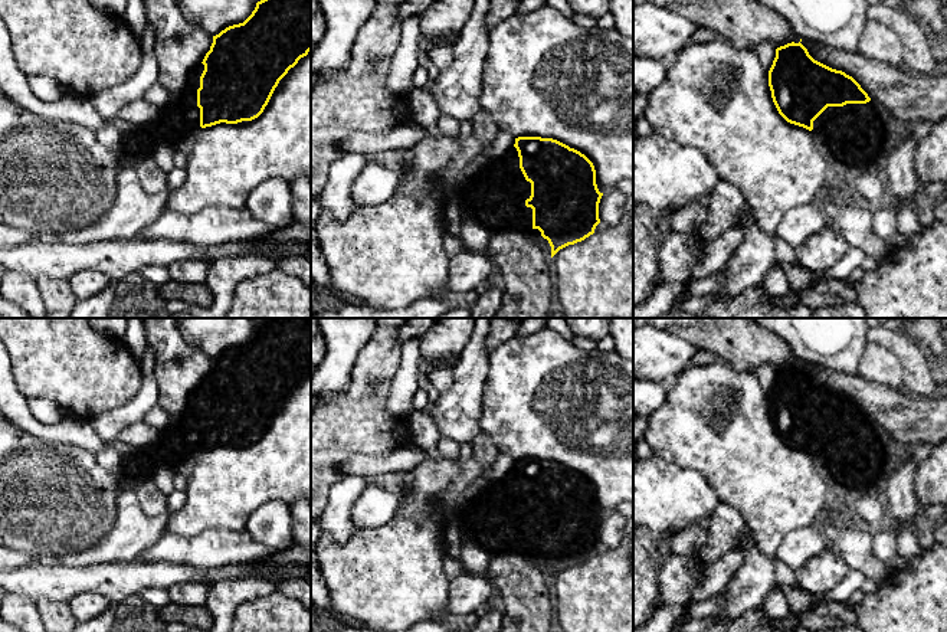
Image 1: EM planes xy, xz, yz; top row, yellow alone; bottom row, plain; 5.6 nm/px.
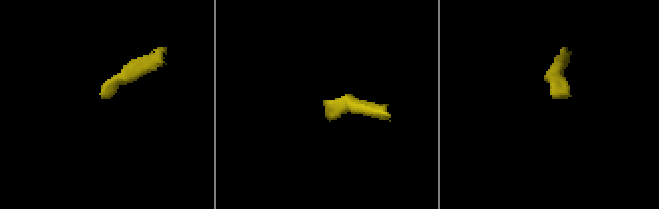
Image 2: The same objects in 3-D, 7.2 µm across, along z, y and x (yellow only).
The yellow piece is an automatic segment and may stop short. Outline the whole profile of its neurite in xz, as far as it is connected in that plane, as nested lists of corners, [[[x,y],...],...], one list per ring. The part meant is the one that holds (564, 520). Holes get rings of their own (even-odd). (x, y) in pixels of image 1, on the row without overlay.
[[[518,459],[504,478],[491,481],[469,505],[456,508],[461,528],[491,557],[514,553],[530,556],[540,572],[553,580],[560,572],[594,556],[603,515],[596,507],[593,485],[568,468],[541,459]]]

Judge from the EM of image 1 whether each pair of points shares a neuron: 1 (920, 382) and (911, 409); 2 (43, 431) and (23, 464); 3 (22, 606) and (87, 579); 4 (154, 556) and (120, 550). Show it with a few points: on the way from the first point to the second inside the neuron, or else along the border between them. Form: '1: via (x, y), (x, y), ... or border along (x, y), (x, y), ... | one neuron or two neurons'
1: border along (910, 392), (918, 396), (931, 396) | two neurons
2: border along (15, 426), (49, 441), (64, 441), (72, 445) | two neurons
3: border along (15, 592), (29, 596), (36, 602) | two neurons
4: border along (166, 530), (153, 544), (133, 559) | two neurons

